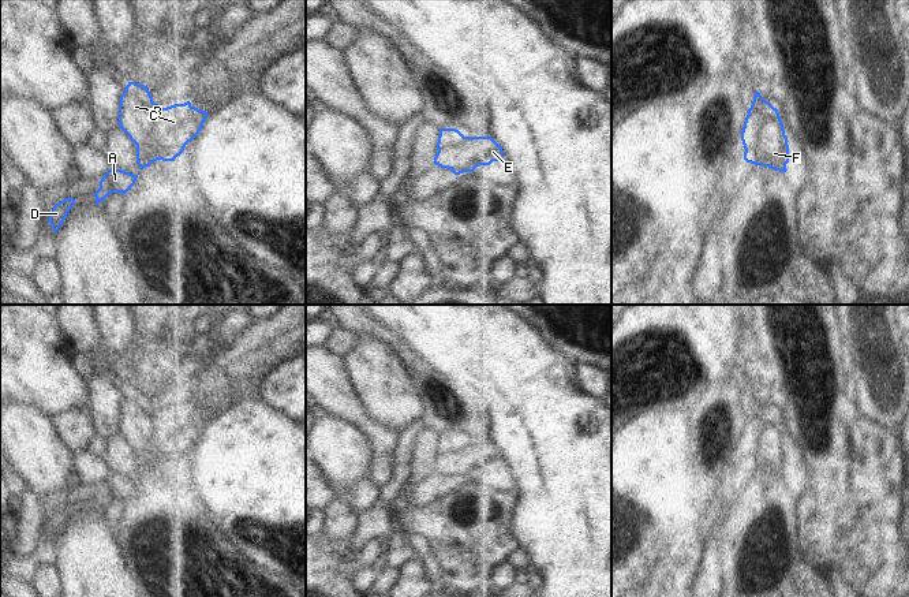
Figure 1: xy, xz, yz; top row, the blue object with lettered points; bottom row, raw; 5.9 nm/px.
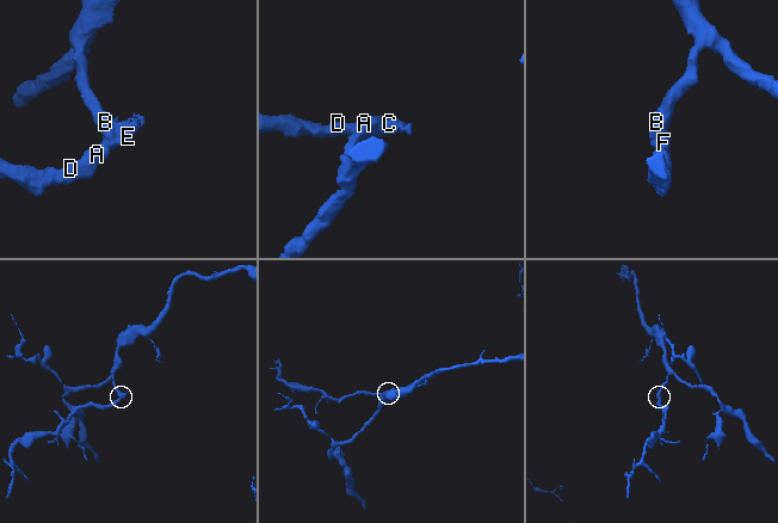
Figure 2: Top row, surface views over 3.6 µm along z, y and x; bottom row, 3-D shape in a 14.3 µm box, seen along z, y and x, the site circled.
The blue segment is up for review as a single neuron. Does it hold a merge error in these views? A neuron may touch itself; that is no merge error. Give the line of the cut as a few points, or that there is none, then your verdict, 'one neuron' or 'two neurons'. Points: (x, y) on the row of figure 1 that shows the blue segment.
cut xy (154, 103), (152, 111), (153, 134), (137, 145); two neurons

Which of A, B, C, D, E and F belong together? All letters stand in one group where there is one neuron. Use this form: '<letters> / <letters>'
A C D E F / B

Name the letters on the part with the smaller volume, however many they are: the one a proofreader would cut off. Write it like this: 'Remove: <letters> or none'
Remove: A, C, D, E, F.

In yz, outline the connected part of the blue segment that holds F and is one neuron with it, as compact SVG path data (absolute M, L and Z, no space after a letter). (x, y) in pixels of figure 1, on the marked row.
M770 116L763 122L760 135L755 143L744 152L744 160L779 172L788 171L789 145L781 119Z

